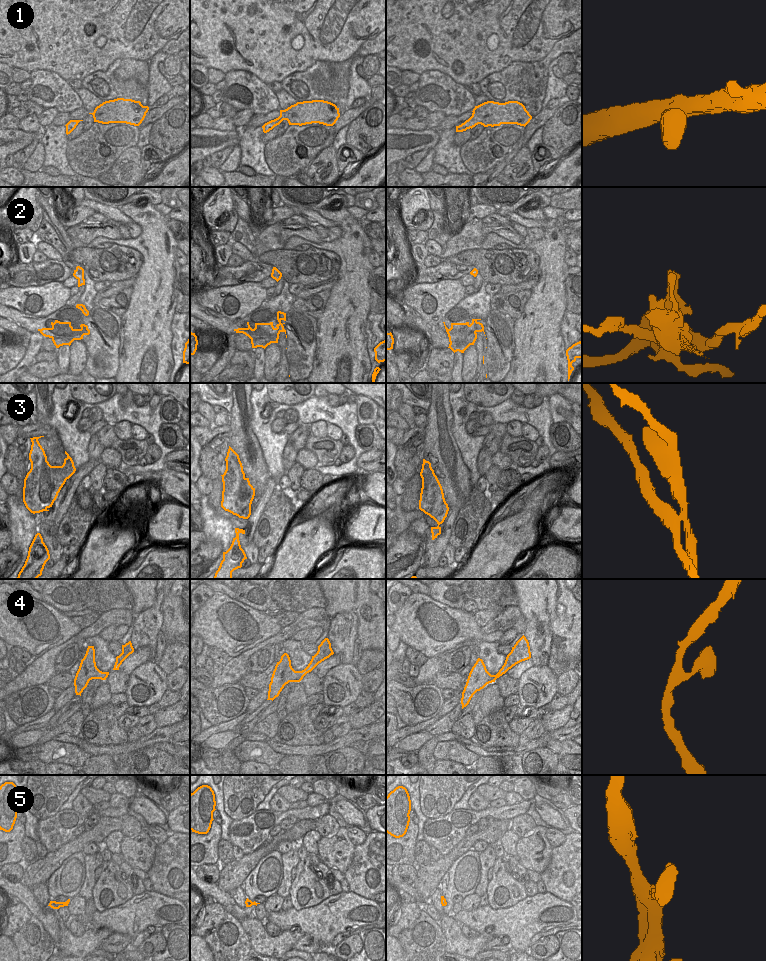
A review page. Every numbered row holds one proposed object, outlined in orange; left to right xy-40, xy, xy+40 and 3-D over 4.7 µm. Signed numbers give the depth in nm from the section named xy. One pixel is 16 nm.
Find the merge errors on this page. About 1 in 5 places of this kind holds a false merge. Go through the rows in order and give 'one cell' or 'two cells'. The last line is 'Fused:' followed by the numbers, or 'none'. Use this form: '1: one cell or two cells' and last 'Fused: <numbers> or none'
1: one cell
2: two cells
3: two cells
4: one cell
5: one cell
Fused: 2, 3

